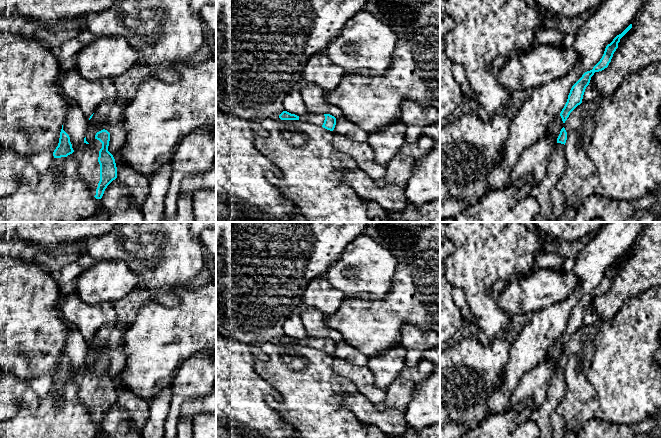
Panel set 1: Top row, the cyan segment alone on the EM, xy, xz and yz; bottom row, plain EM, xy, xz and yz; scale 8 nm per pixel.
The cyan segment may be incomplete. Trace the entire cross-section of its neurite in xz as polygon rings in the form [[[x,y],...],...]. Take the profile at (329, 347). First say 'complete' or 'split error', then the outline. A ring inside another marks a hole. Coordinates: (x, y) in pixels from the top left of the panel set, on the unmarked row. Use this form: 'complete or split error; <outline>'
split error; [[[283,335],[279,342],[281,344],[301,344],[308,347],[312,347],[317,350],[322,350],[323,352],[333,355],[336,349],[336,342],[330,338],[313,338],[313,337],[305,337],[304,339],[297,340],[295,338],[291,338],[287,335]]]

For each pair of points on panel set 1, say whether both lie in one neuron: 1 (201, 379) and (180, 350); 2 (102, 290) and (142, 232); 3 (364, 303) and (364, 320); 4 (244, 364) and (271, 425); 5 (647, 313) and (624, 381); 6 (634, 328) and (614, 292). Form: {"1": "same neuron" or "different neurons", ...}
{"1": "different neurons", "2": "different neurons", "3": "same neuron", "4": "same neuron", "5": "same neuron", "6": "different neurons"}

